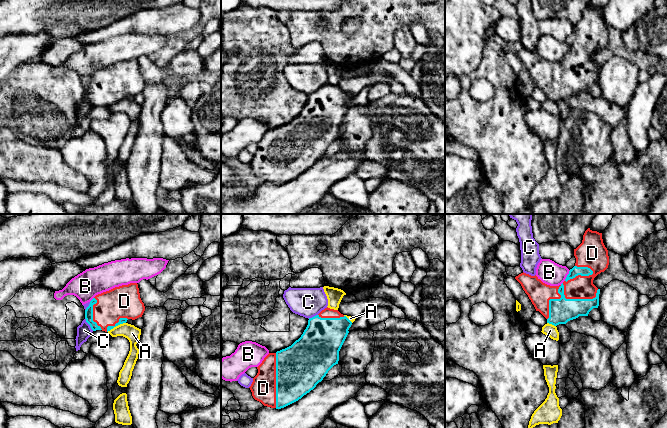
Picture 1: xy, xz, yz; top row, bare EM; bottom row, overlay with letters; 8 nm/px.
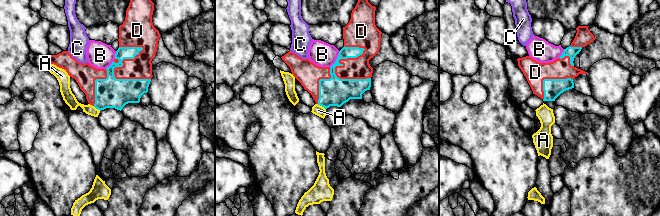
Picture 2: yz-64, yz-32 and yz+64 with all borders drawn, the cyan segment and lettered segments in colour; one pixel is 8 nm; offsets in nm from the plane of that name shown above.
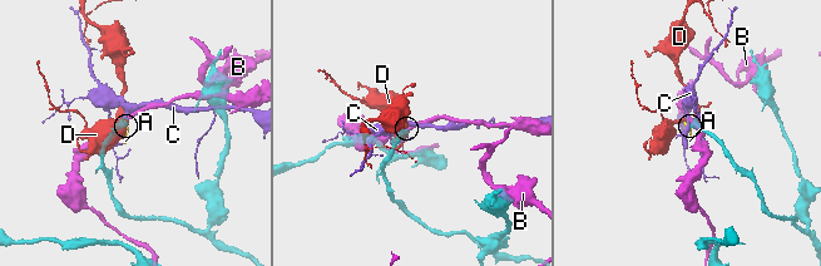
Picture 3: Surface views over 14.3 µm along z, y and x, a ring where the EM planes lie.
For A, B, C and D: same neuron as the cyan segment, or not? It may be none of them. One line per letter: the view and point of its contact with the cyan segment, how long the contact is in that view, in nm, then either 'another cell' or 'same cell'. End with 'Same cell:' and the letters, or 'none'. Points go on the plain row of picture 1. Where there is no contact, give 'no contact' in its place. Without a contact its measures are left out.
A: xy (116, 101) | 170 nm | another cell
B: yz (567, 51) | 100 nm | another cell
C: xy (88, 99) | 120 nm | another cell
D: yz (563, 63) | 480 nm | same cell
Same cell: D

